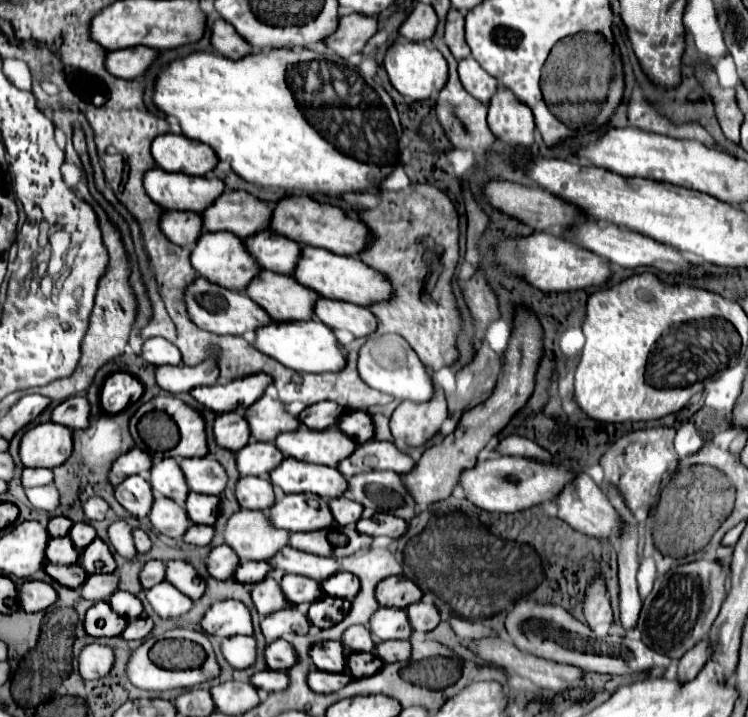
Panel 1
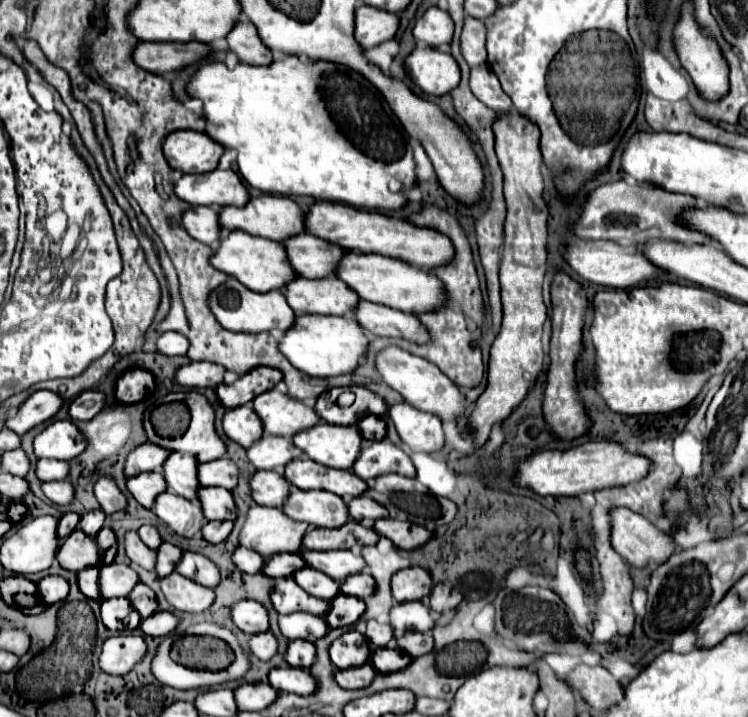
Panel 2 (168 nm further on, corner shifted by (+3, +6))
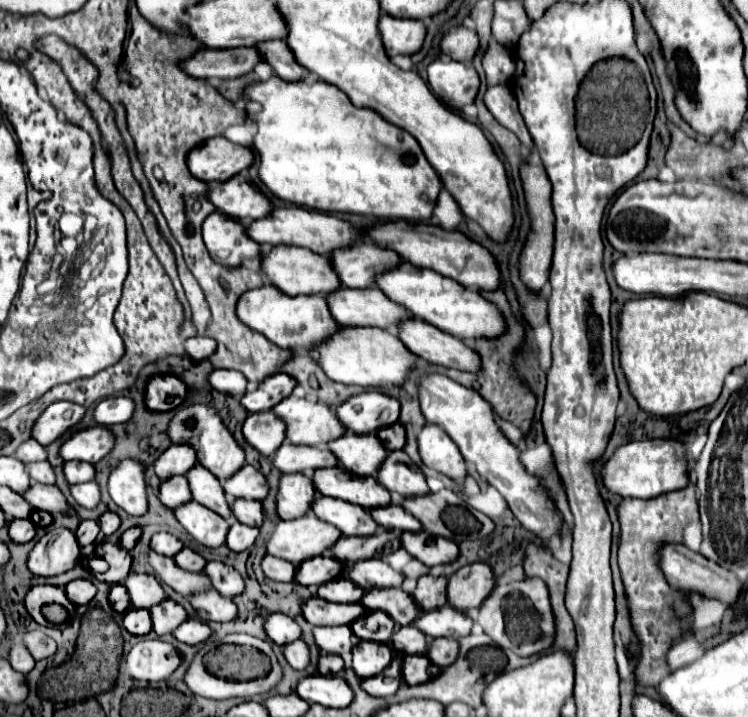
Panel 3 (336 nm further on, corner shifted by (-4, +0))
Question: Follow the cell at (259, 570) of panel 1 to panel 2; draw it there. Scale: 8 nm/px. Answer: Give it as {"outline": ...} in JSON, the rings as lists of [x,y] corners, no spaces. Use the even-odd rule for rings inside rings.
{"outline":[[[279,553],[265,563],[263,573],[273,579],[281,579],[281,577],[291,577],[297,569],[303,567],[305,567],[305,559],[301,559],[299,553]]]}

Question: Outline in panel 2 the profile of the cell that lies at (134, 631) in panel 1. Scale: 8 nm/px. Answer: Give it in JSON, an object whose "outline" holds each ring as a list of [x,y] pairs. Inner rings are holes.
{"outline":[[[157,611],[149,619],[143,619],[139,629],[145,635],[151,635],[151,637],[163,637],[163,635],[173,633],[177,629],[177,625],[179,625],[179,619],[173,613],[169,613],[169,611]]]}

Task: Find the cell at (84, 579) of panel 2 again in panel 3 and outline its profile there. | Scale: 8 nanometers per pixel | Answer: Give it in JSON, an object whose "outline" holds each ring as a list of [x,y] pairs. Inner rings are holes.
{"outline":[[[116,583],[116,585],[110,587],[108,601],[110,601],[112,609],[118,611],[118,613],[124,613],[124,611],[130,607],[130,603],[128,603],[128,593],[124,591],[124,585],[120,585],[120,583]]]}

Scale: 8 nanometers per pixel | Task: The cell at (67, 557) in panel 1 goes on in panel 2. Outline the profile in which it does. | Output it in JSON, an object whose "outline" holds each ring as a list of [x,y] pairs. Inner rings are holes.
{"outline":[[[75,529],[57,549],[57,561],[63,569],[69,569],[69,571],[99,567],[101,549],[99,549],[95,537],[89,537],[81,529]]]}

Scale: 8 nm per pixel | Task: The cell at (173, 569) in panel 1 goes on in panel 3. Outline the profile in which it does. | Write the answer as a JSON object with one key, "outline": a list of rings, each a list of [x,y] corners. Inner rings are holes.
{"outline":[[[208,561],[204,567],[204,575],[208,575],[212,581],[212,587],[226,597],[234,597],[244,591],[244,581],[240,573],[226,563]]]}

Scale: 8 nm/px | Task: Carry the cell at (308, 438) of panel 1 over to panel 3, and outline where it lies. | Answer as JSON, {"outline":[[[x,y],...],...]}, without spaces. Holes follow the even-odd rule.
{"outline":[[[346,431],[342,437],[328,441],[328,449],[336,455],[338,465],[354,475],[372,475],[376,463],[386,455],[386,449],[374,433],[356,435]]]}

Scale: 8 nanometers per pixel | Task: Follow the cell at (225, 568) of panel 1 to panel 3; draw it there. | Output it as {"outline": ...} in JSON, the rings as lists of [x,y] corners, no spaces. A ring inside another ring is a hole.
{"outline":[[[266,555],[260,563],[264,575],[272,581],[294,581],[294,573],[296,573],[296,565],[284,561],[284,559],[278,559],[278,557],[272,557],[272,555]]]}

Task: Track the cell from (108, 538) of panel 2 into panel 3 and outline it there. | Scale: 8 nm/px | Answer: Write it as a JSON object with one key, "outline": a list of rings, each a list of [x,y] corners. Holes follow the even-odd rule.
{"outline":[[[132,527],[132,529],[124,531],[122,537],[120,537],[120,547],[126,549],[126,551],[130,551],[130,549],[136,545],[138,537],[140,537],[140,529],[138,529],[138,527]]]}

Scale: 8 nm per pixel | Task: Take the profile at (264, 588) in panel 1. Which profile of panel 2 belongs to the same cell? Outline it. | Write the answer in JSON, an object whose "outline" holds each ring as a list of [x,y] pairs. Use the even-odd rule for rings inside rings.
{"outline":[[[293,577],[275,581],[275,589],[271,591],[271,601],[279,613],[305,611],[305,613],[313,613],[313,615],[325,615],[325,609],[329,609],[327,601],[321,601],[321,599],[305,593],[299,585],[295,585]]]}

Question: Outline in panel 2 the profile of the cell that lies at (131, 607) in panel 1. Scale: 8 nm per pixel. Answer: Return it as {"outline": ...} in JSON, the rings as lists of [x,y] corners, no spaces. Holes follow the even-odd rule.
{"outline":[[[139,583],[139,585],[131,591],[129,601],[131,601],[131,605],[139,611],[139,615],[141,615],[143,619],[145,619],[145,617],[151,617],[151,615],[157,613],[157,609],[159,609],[157,599],[155,599],[155,593],[153,593],[147,585],[143,585],[143,583]]]}

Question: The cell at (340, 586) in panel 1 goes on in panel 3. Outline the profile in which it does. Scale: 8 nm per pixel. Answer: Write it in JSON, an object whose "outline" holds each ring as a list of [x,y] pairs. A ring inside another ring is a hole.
{"outline":[[[398,587],[388,589],[368,589],[360,601],[368,611],[384,611],[388,613],[398,625],[410,625],[416,619],[418,607],[412,607],[412,597]]]}

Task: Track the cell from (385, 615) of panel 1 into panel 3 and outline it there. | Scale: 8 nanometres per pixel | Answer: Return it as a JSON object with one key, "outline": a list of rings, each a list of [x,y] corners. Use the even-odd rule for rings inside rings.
{"outline":[[[444,605],[442,609],[432,609],[432,611],[420,611],[416,615],[414,623],[416,629],[420,629],[428,639],[434,637],[460,637],[468,635],[472,627],[472,619],[468,613],[456,611],[450,605]]]}

